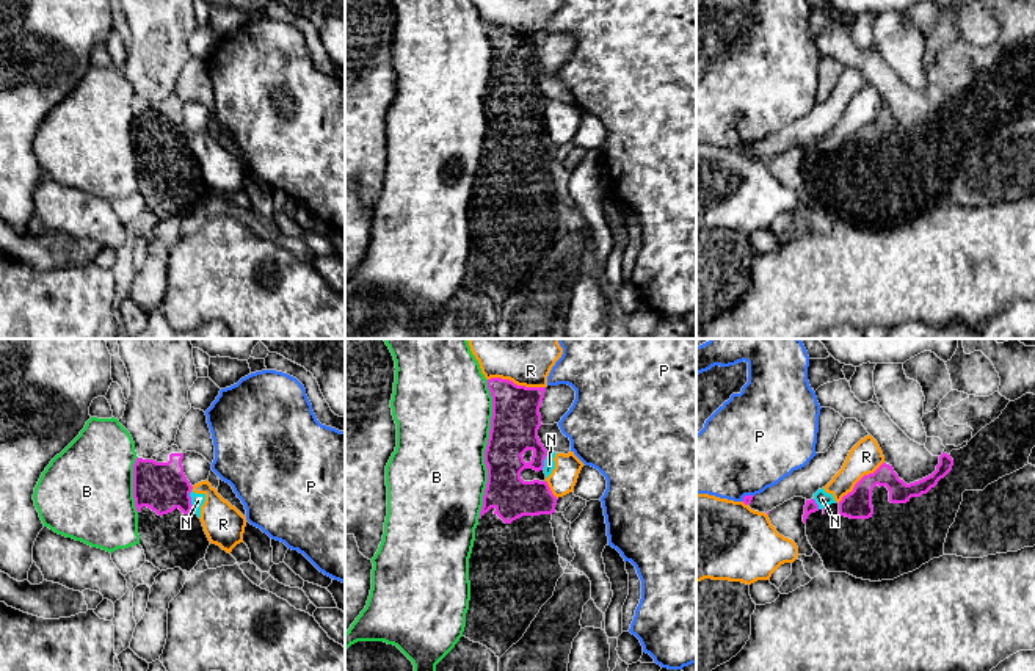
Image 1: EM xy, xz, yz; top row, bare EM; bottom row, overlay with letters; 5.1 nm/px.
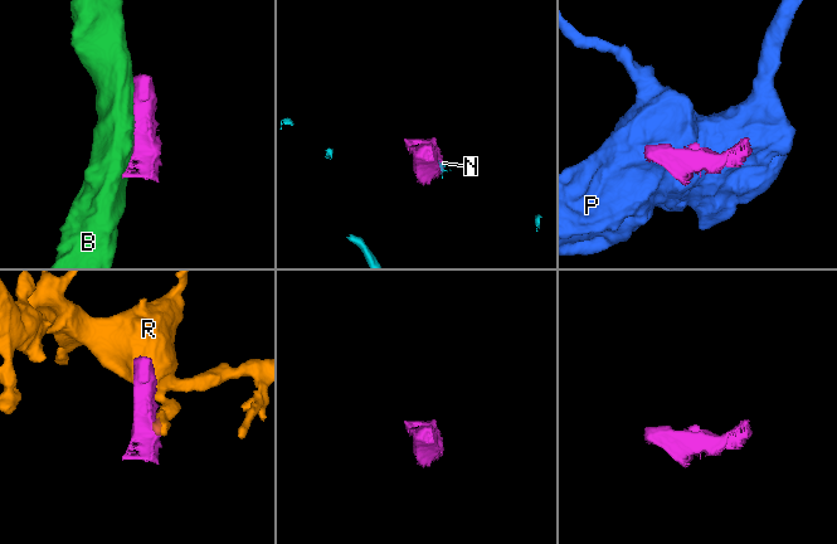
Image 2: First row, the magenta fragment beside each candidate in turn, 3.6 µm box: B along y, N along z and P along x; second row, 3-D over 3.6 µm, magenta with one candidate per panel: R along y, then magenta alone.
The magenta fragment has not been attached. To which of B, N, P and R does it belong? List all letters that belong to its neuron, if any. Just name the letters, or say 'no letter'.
no letter

